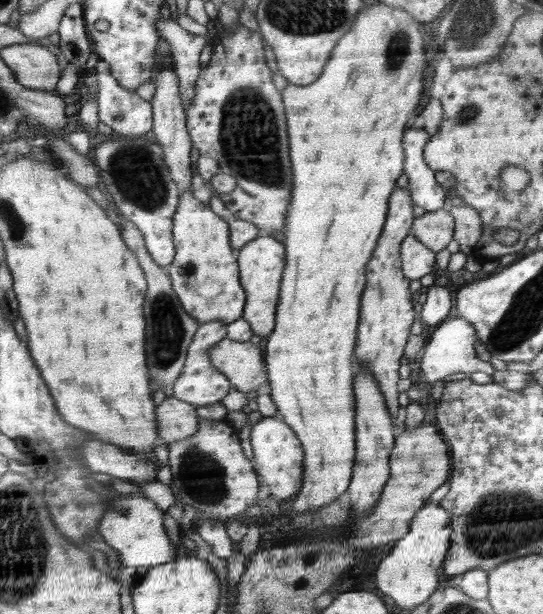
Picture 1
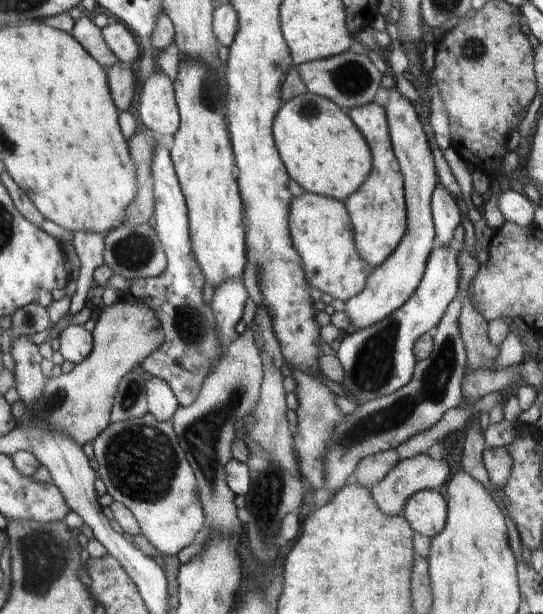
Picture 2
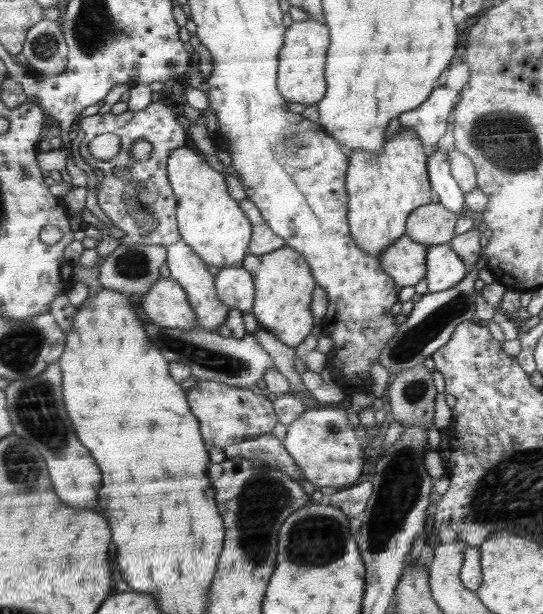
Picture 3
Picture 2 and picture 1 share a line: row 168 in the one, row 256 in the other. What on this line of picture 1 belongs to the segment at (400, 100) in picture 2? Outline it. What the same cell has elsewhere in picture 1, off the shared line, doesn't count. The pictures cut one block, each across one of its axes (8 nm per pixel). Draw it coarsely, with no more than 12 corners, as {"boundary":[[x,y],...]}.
{"boundary":[[414,235],[401,245],[403,273],[418,280],[436,268],[436,252]]}

